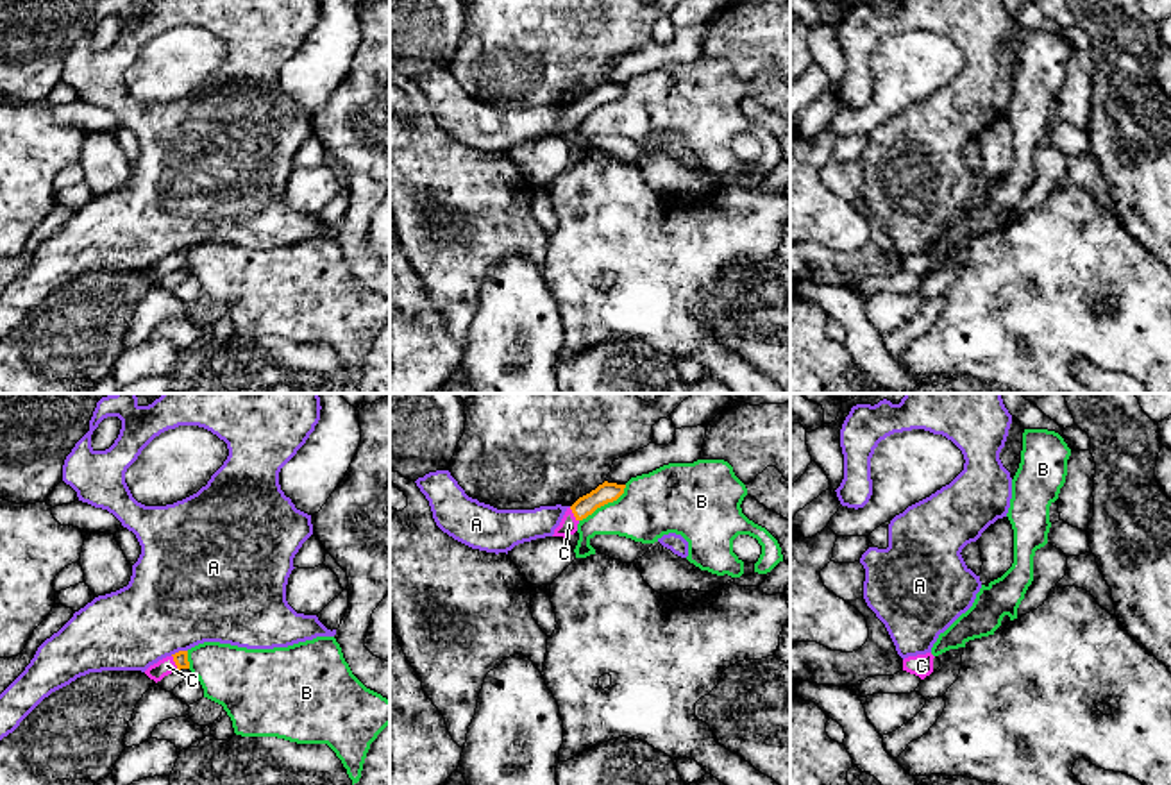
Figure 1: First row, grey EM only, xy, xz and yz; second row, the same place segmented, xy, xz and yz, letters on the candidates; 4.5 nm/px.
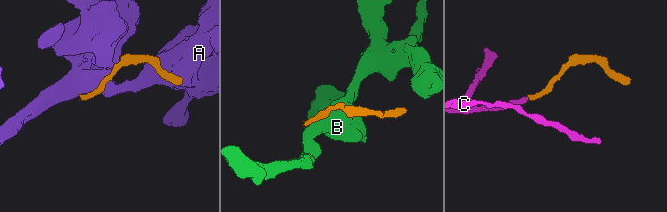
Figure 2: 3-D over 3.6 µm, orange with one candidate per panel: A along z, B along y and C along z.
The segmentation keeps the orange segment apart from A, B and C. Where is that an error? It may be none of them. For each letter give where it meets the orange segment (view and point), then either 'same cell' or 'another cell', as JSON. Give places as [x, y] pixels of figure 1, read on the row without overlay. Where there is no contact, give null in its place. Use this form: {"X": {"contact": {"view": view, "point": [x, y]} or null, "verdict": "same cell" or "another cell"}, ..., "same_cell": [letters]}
{"A": {"contact": {"view": "xy", "point": [179, 251]}, "verdict": "another cell"}, "B": {"contact": {"view": "xz", "point": [605, 102]}, "verdict": "another cell"}, "C": {"contact": {"view": "xy", "point": [174, 260]}, "verdict": "same cell"}, "same_cell": ["C"]}

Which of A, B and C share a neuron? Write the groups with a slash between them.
A / B / C

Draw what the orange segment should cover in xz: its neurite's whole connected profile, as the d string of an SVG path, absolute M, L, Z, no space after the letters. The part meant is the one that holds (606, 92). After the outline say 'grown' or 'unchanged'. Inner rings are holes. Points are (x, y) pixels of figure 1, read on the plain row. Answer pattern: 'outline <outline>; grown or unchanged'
outline M604 80L590 93L579 97L570 107L567 107L560 125L554 129L552 136L569 138L577 131L577 123L592 114L597 107L617 100L624 93L626 84Z; grown

